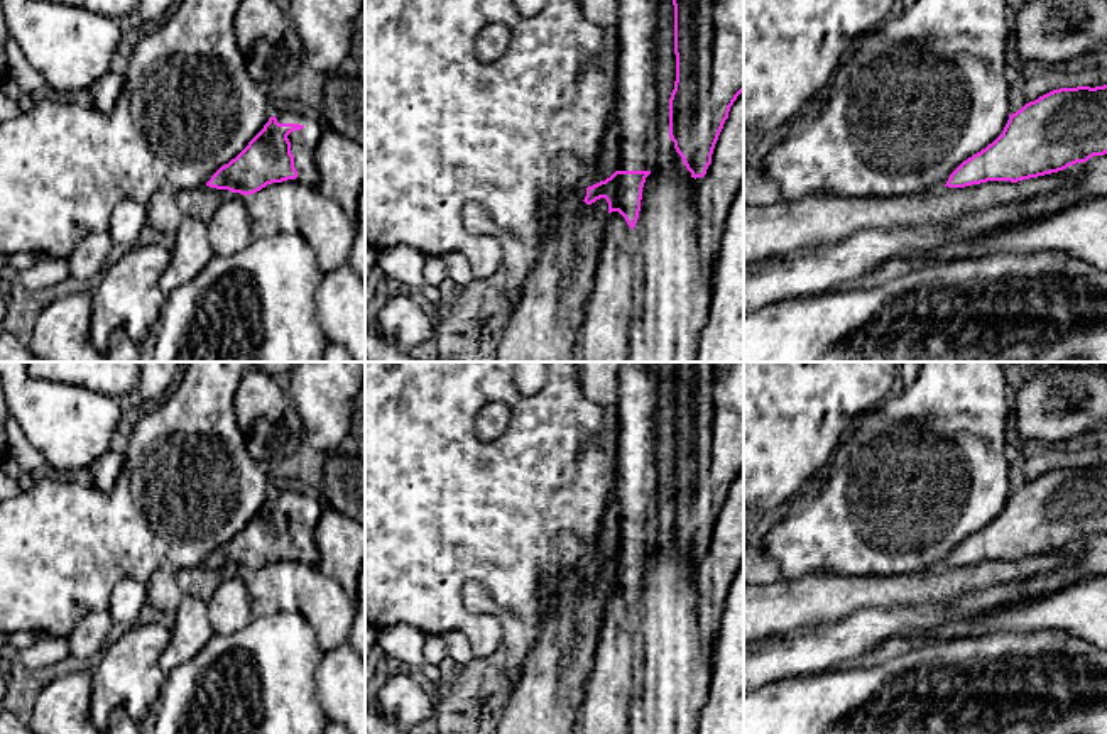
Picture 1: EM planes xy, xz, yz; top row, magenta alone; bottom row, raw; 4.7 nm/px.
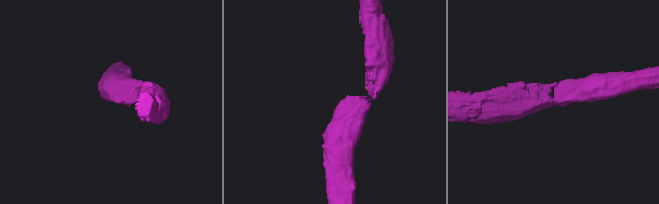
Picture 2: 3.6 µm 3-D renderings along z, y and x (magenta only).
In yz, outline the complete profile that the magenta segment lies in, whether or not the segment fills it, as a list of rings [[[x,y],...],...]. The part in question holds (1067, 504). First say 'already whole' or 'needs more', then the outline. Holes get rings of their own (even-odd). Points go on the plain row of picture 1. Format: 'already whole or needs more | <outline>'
already whole | [[[1107,463],[1053,468],[1009,494],[1002,512],[963,540],[948,567],[1017,561],[1107,533]]]

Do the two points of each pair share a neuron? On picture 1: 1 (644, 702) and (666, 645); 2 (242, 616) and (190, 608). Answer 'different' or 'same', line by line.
1: same
2: different

